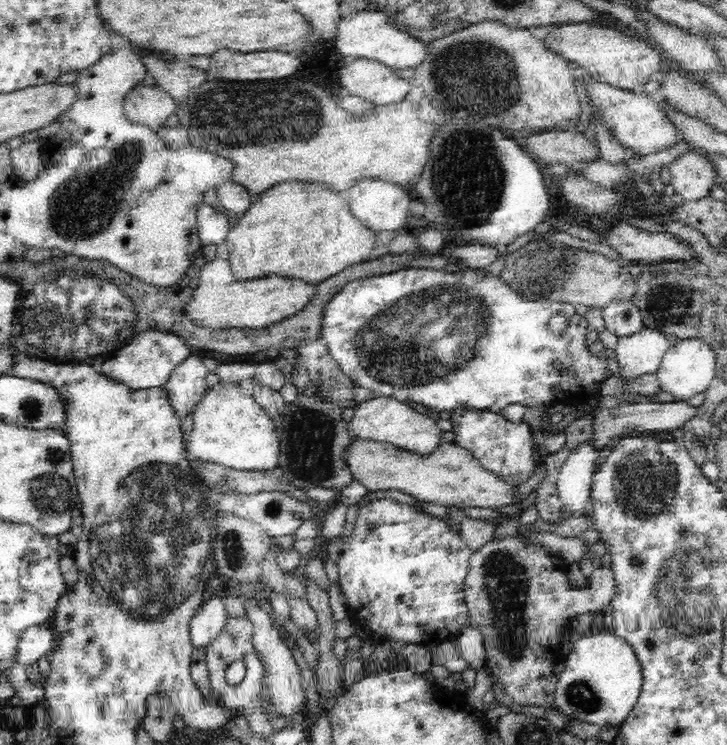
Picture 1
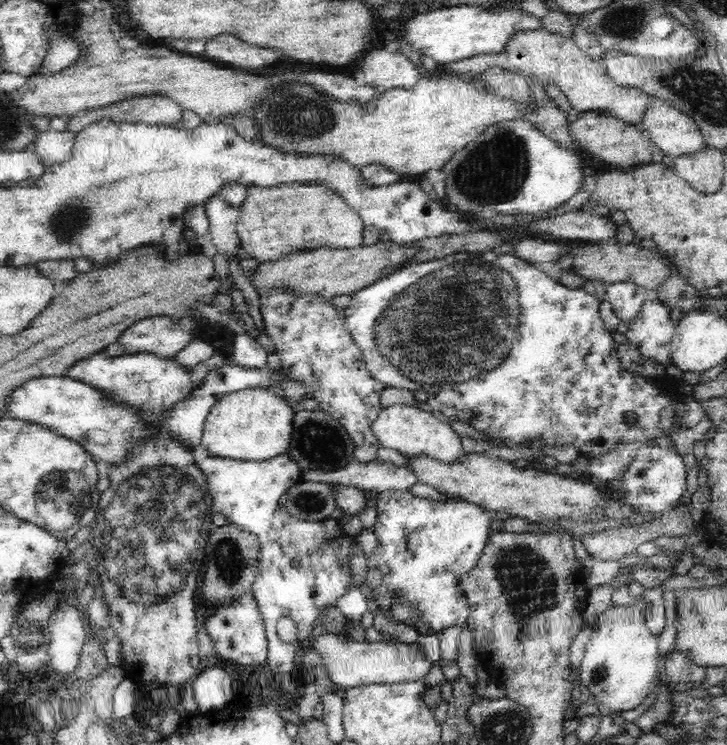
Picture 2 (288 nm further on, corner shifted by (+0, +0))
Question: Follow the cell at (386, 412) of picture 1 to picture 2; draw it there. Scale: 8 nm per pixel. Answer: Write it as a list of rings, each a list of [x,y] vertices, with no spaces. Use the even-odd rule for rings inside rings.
[[[394,404],[384,408],[376,422],[372,424],[374,436],[384,448],[394,448],[406,456],[426,456],[426,458],[436,458],[438,462],[456,462],[460,456],[464,456],[462,440],[456,434],[456,430],[450,426],[450,420],[438,418],[432,412],[424,412],[416,406],[404,406],[404,404]]]

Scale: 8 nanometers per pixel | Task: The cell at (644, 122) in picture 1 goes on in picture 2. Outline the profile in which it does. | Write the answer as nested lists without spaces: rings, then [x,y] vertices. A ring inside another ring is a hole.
[[[652,98],[648,102],[640,130],[650,136],[652,146],[660,148],[664,156],[668,154],[674,160],[708,146],[694,118],[662,98]]]

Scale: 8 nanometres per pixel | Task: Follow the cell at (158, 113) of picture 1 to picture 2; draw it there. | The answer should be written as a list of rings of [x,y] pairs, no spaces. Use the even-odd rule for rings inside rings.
[[[140,96],[140,98],[128,98],[122,102],[116,102],[108,108],[100,108],[100,110],[84,110],[84,114],[76,114],[76,118],[72,118],[66,126],[66,130],[70,130],[72,134],[78,134],[82,128],[100,122],[104,118],[114,120],[116,124],[150,124],[150,126],[178,126],[182,120],[182,112],[184,108],[174,102],[172,98],[166,96]]]

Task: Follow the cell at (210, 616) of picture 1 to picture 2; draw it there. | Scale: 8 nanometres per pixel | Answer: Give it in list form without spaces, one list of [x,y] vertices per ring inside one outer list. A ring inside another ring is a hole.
[[[244,592],[234,606],[218,608],[218,612],[206,622],[206,634],[212,638],[216,652],[234,664],[250,666],[266,664],[268,660],[268,634],[262,612],[258,610],[252,592]]]

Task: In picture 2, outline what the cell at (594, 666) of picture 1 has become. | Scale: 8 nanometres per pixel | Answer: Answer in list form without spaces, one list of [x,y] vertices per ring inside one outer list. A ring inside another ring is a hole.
[[[650,604],[632,606],[610,606],[600,612],[596,630],[586,644],[586,656],[582,662],[582,680],[598,698],[602,698],[610,710],[620,714],[636,710],[654,688],[660,676],[658,636],[646,626],[646,614]]]

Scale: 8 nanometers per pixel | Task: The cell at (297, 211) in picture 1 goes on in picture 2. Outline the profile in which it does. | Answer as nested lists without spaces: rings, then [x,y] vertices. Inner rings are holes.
[[[282,184],[274,188],[250,186],[248,196],[240,206],[238,238],[242,240],[242,254],[260,258],[262,262],[276,262],[288,254],[308,250],[346,250],[364,246],[364,220],[352,212],[344,198],[326,186],[316,184]]]

